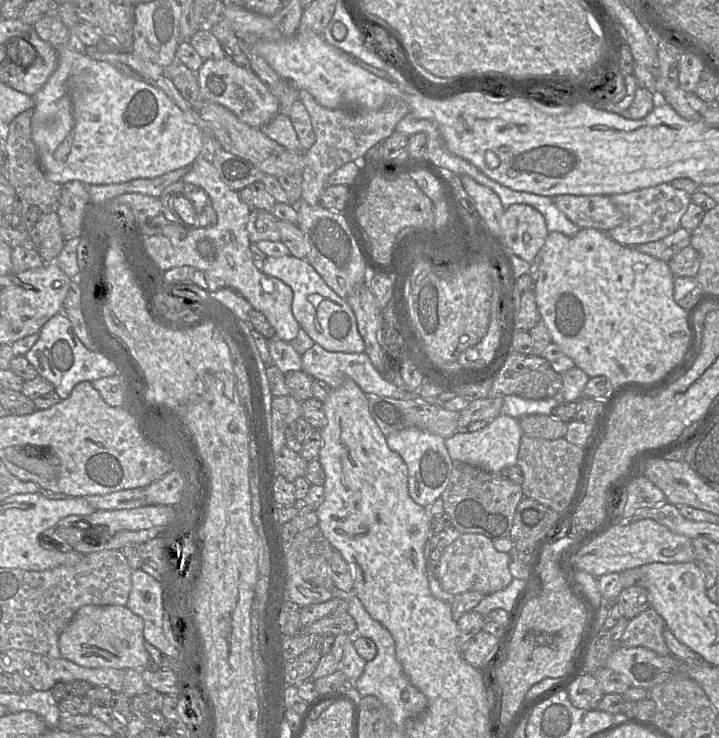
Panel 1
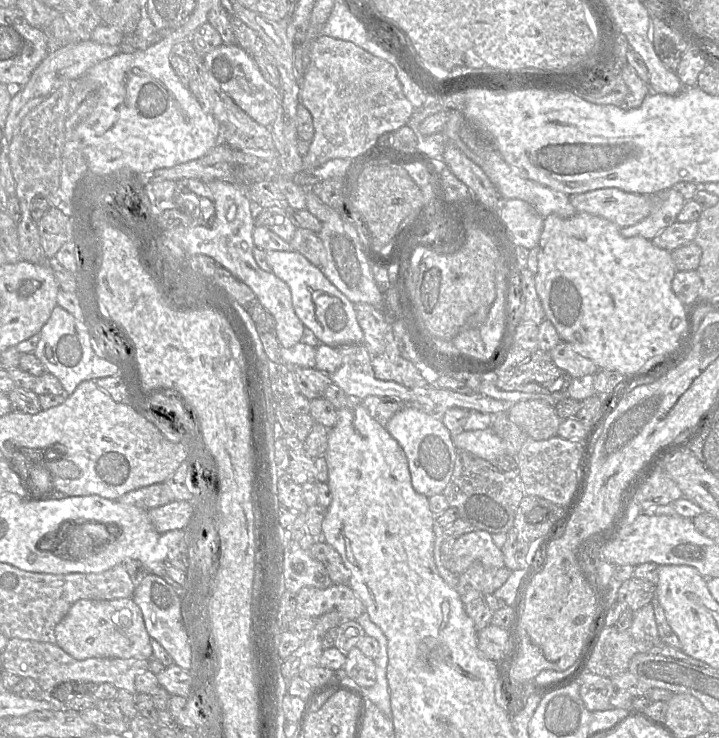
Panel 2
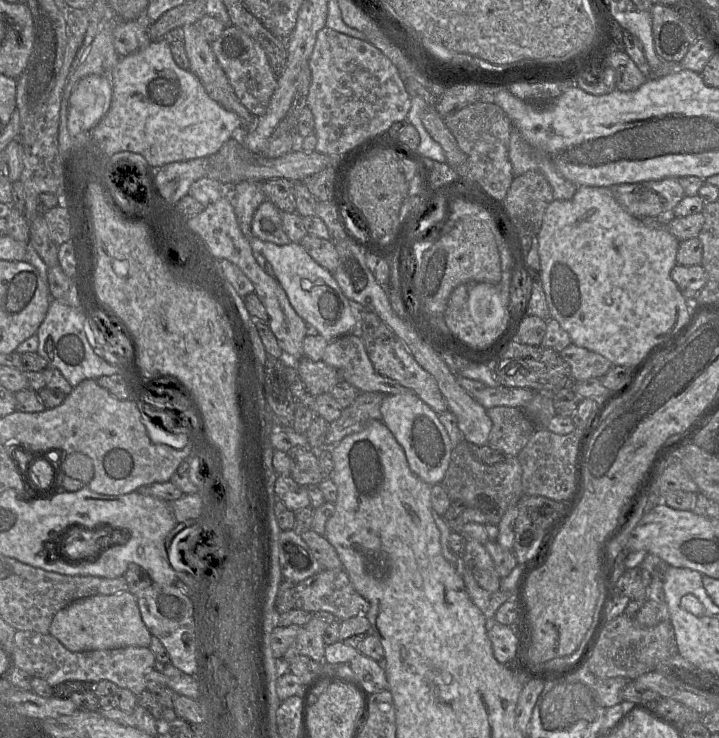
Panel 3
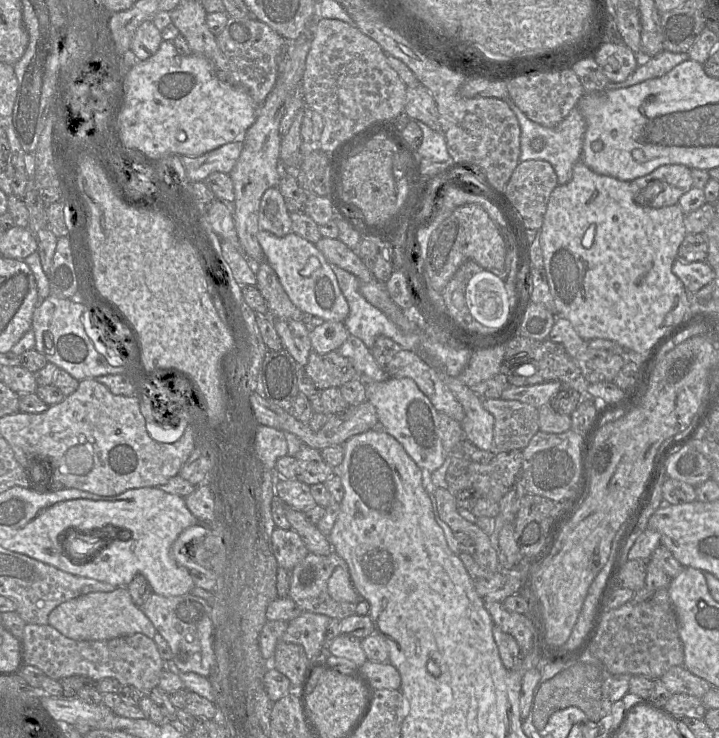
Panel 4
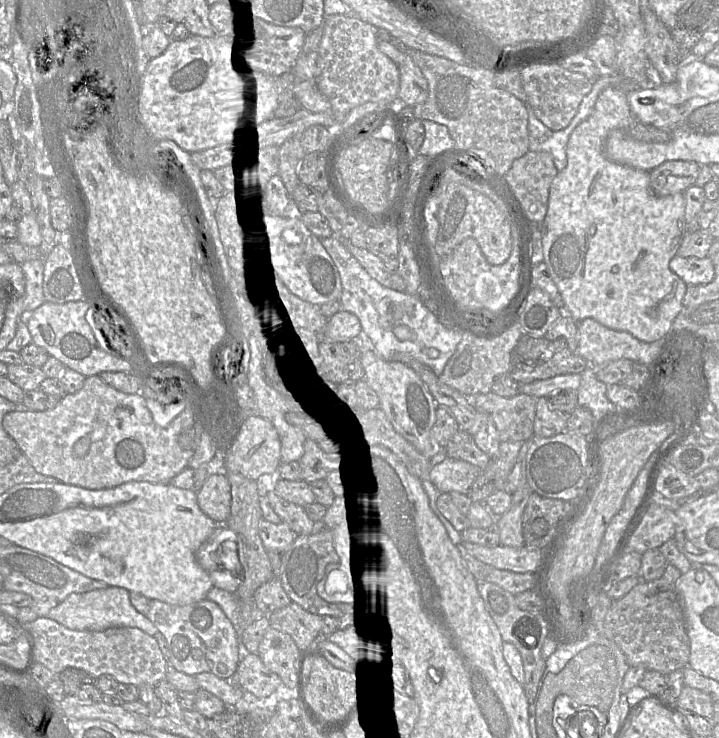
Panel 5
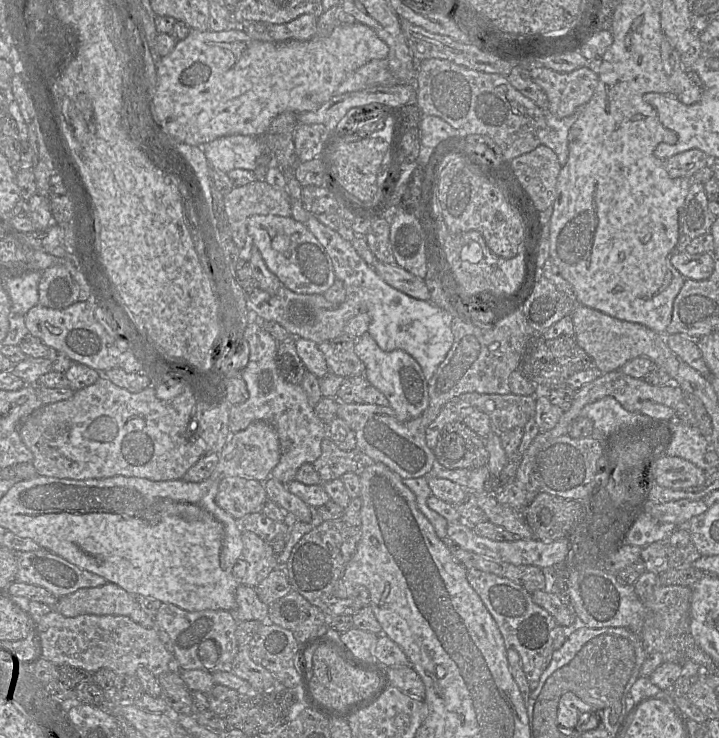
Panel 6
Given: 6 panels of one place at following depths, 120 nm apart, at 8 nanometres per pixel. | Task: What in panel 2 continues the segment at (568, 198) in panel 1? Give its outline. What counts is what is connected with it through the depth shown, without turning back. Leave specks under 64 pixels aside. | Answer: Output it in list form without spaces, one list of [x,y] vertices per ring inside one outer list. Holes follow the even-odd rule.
[[[602,188],[569,197],[577,213],[605,218],[621,229],[637,224],[651,213],[652,196]]]

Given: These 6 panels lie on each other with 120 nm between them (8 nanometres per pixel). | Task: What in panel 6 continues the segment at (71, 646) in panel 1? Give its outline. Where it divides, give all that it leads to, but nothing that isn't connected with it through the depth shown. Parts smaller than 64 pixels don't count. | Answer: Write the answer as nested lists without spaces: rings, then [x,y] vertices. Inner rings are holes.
[[[111,582],[103,586],[78,589],[59,598],[53,609],[65,617],[82,614],[121,615],[144,628],[156,628],[155,620],[142,610],[133,595]]]

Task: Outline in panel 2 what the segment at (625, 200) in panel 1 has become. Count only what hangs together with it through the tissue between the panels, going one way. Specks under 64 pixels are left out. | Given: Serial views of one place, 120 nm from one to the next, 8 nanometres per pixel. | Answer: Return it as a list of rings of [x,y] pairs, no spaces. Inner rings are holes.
[[[669,188],[656,193],[653,198],[651,213],[633,226],[620,229],[625,238],[641,236],[652,240],[662,230],[677,221],[677,216],[682,210],[686,200],[674,188]]]

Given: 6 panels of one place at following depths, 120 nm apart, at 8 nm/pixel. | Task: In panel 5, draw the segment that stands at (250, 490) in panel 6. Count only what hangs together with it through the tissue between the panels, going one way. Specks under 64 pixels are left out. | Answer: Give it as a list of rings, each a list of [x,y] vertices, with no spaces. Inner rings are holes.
[[[210,475],[197,492],[197,502],[216,524],[225,524],[231,512],[231,485],[227,476]]]

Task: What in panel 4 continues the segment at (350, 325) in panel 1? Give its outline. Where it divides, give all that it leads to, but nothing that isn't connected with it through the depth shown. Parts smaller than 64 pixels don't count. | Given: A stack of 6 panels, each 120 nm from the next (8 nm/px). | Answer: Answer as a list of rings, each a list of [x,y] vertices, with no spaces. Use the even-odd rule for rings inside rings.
[[[259,230],[257,238],[264,252],[264,260],[275,271],[284,291],[299,310],[324,321],[345,321],[349,314],[348,303],[331,265],[315,244],[293,232],[277,237],[271,232]]]

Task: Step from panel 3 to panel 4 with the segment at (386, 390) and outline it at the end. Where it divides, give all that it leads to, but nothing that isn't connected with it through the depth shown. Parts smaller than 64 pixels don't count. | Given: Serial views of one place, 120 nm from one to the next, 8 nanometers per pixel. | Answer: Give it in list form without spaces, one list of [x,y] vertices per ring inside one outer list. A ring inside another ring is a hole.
[[[350,335],[337,351],[351,360],[356,371],[354,379],[358,379],[364,385],[382,382],[389,378],[377,364],[370,349],[358,337]]]

